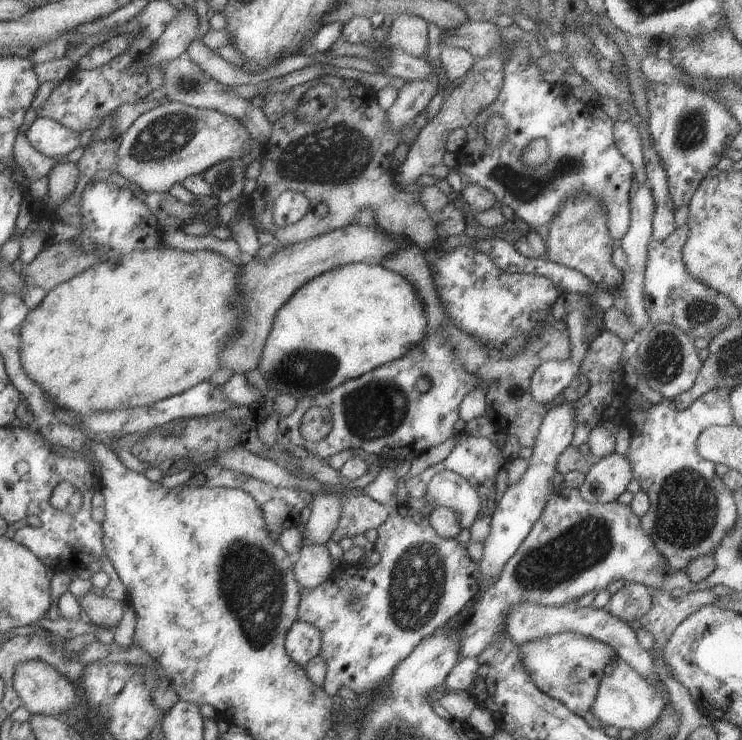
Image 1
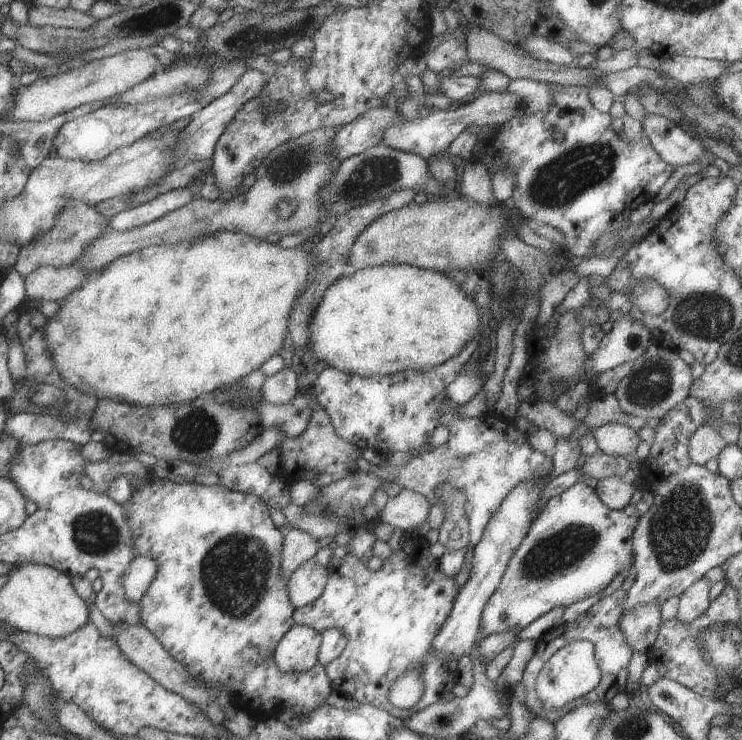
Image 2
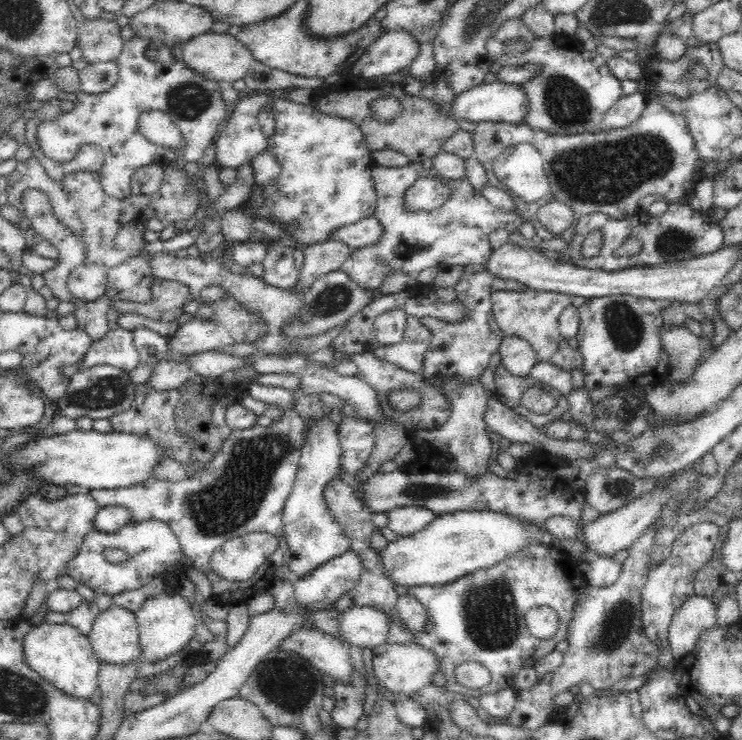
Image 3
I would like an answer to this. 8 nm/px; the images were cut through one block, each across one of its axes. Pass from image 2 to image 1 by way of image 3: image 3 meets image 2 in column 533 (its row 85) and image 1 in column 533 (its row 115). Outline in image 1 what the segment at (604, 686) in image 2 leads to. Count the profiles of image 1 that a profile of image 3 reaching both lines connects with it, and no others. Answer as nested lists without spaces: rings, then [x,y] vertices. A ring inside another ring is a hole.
[[[577,632],[545,634],[537,640],[529,640],[517,646],[517,656],[529,680],[547,696],[558,700],[573,714],[583,717],[589,712],[597,692],[605,664],[616,658],[615,650],[603,642]]]

